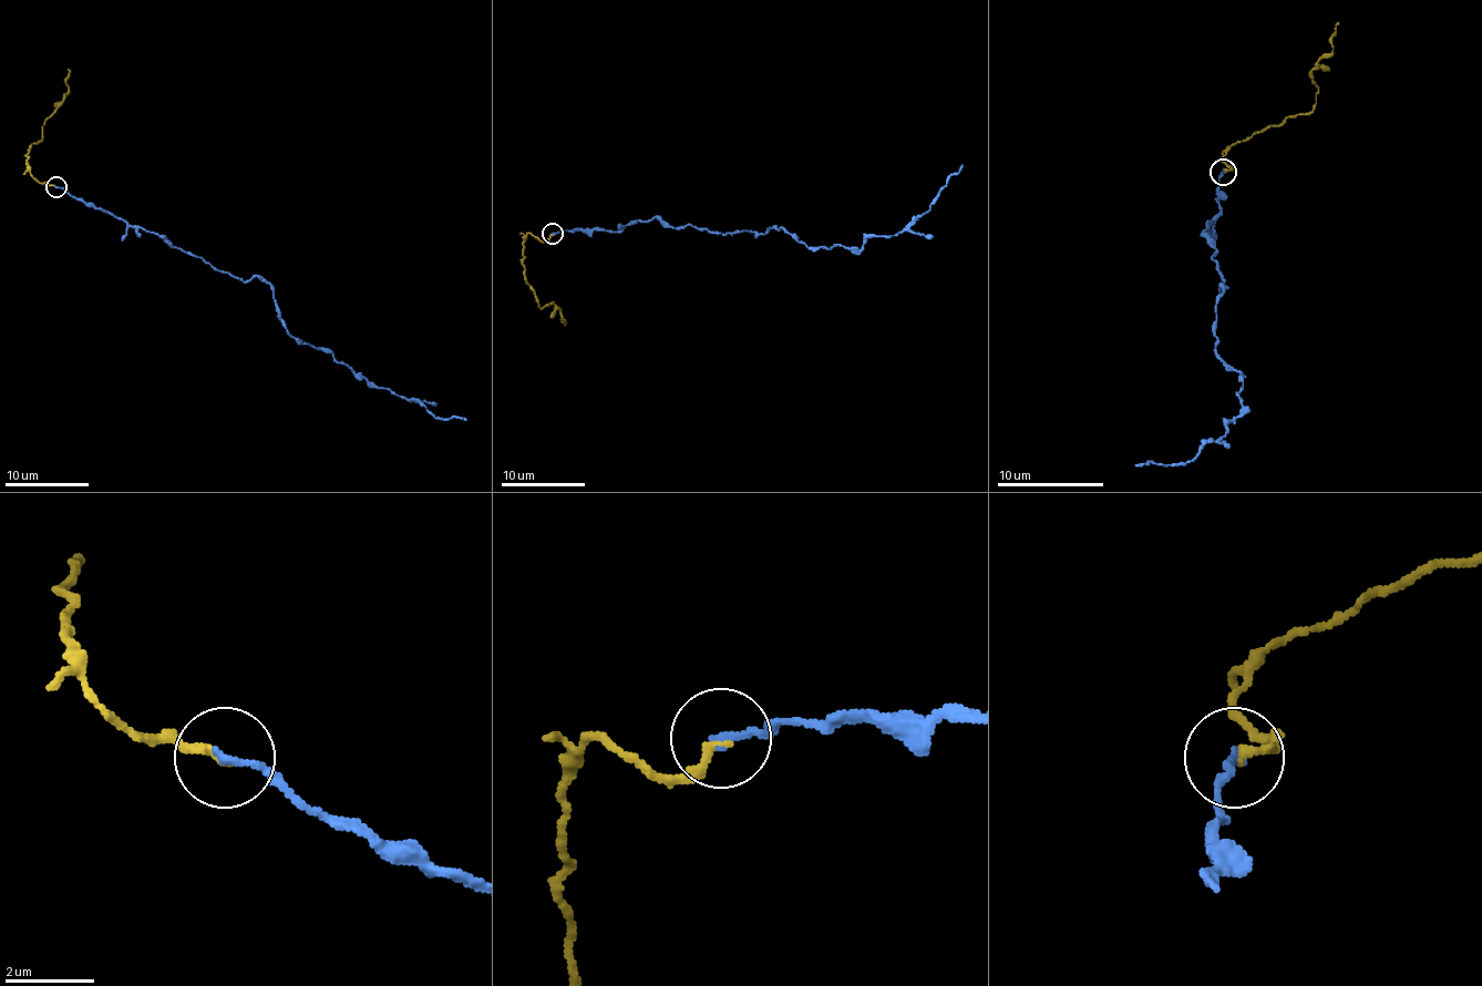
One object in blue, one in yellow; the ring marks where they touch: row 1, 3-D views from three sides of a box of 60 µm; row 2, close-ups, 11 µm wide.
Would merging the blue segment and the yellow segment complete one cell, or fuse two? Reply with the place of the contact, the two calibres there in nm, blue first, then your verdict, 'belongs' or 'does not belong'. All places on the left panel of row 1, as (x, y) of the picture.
at (57, 186); 170 nm thick on the blue side, 190 nm on the other; belongs

